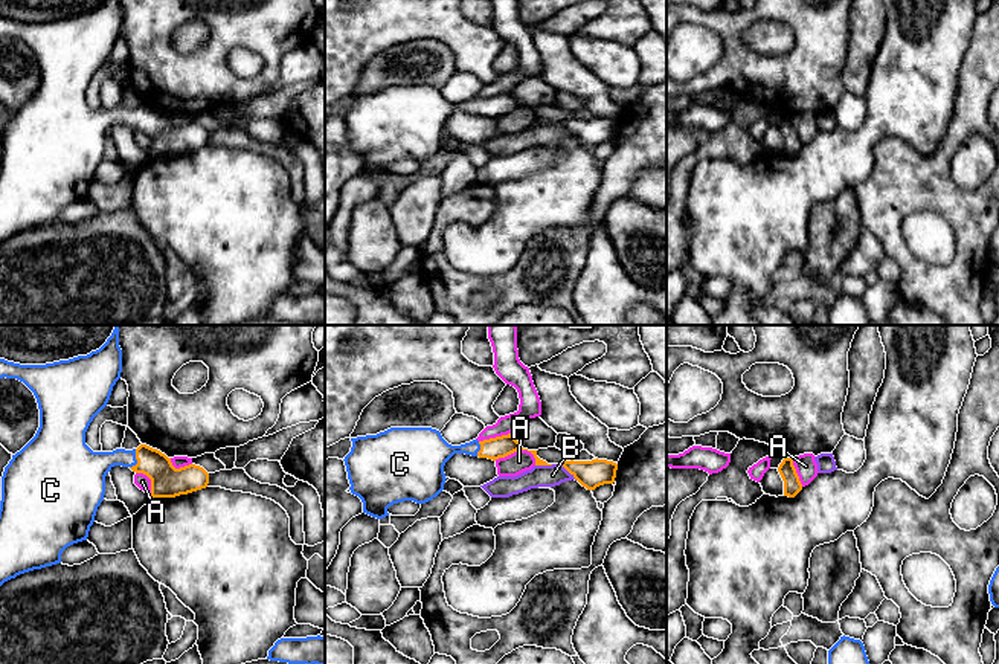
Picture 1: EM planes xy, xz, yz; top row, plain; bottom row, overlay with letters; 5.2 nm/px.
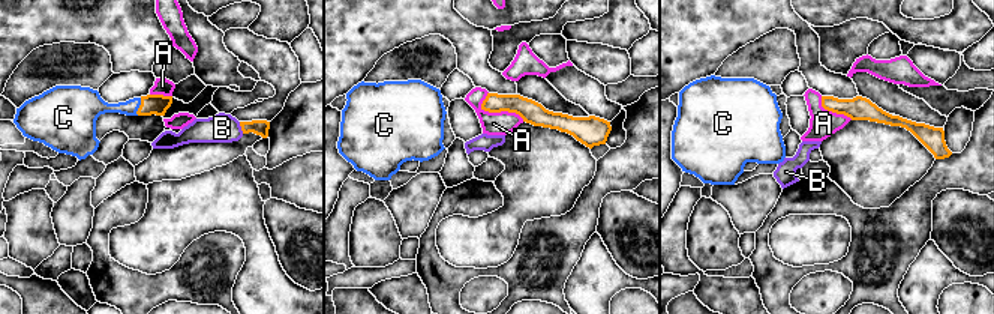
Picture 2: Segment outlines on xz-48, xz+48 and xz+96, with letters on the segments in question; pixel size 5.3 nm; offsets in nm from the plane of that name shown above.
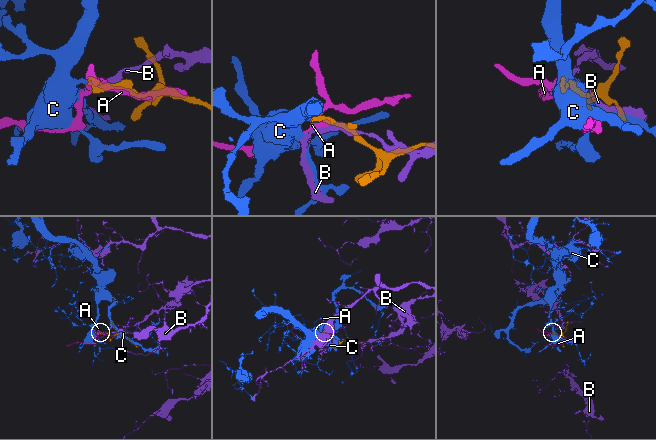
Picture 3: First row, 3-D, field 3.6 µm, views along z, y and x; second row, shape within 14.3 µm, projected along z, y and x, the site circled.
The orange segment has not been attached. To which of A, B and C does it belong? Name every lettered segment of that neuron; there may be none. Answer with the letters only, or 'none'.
C

